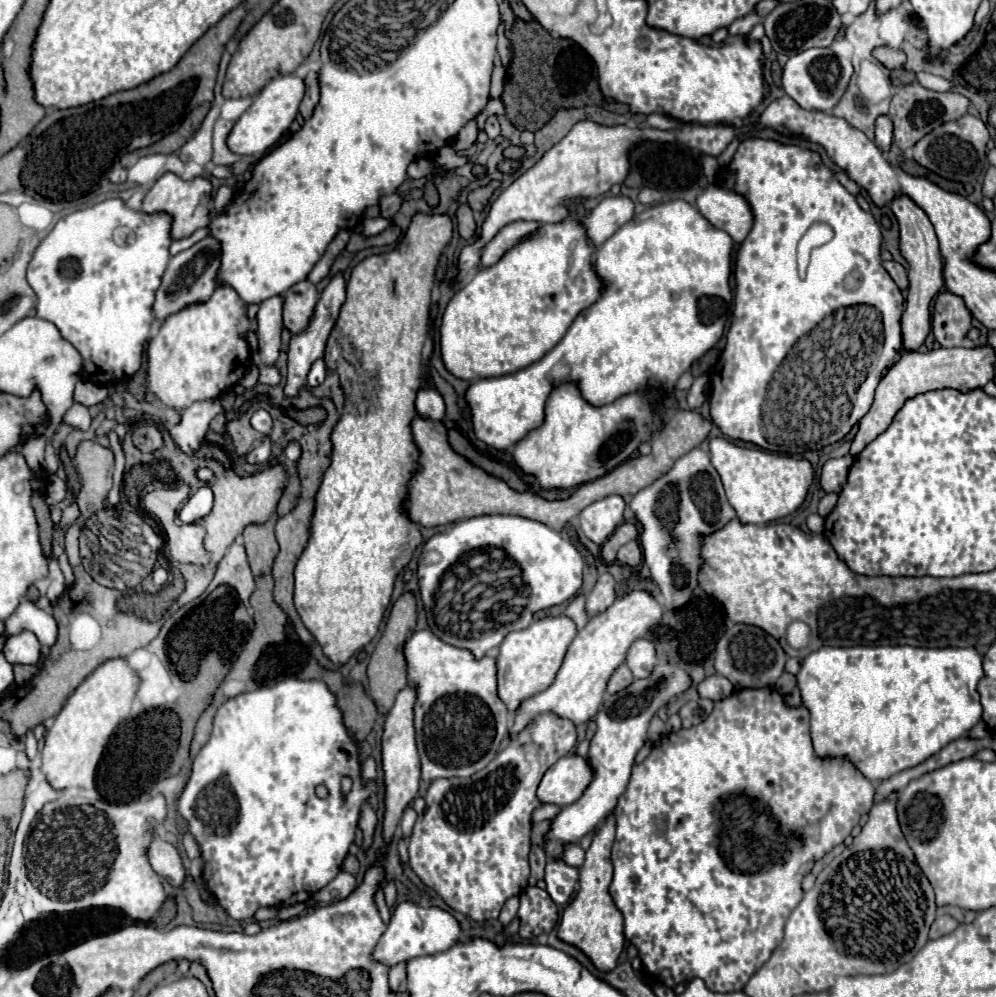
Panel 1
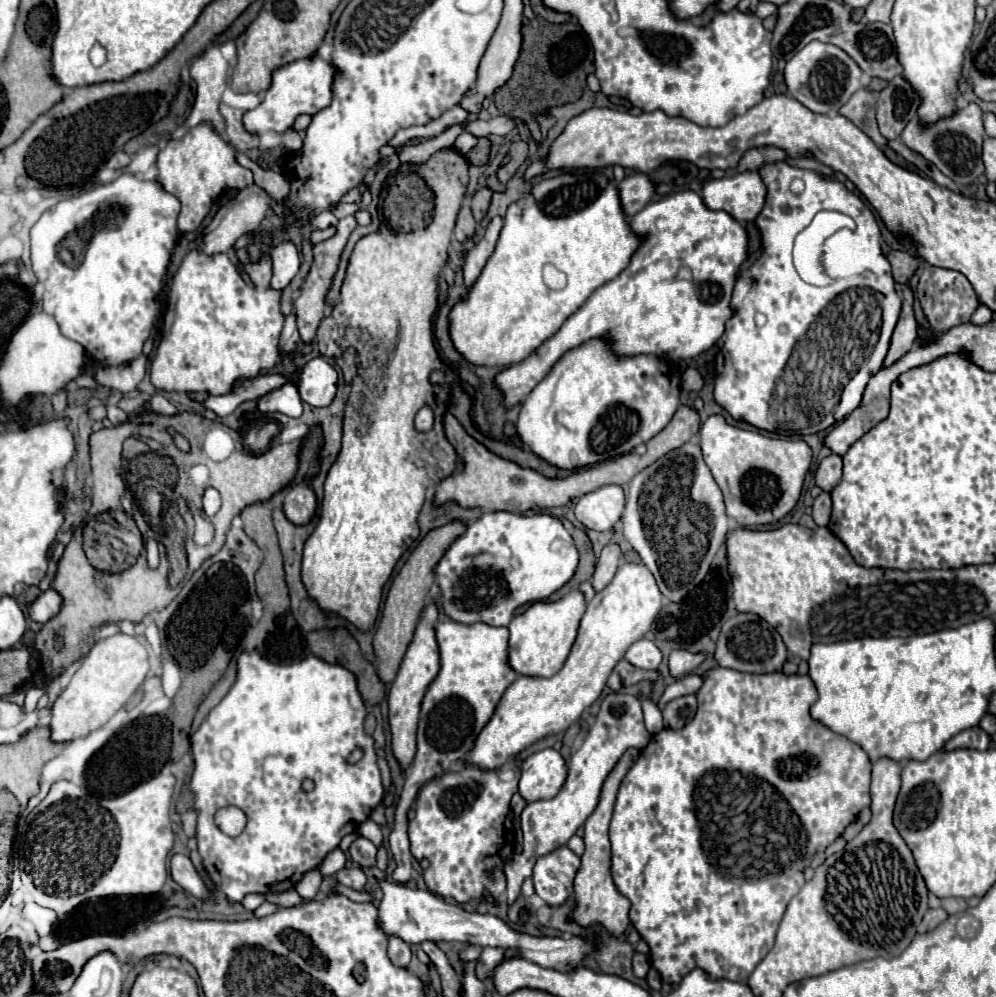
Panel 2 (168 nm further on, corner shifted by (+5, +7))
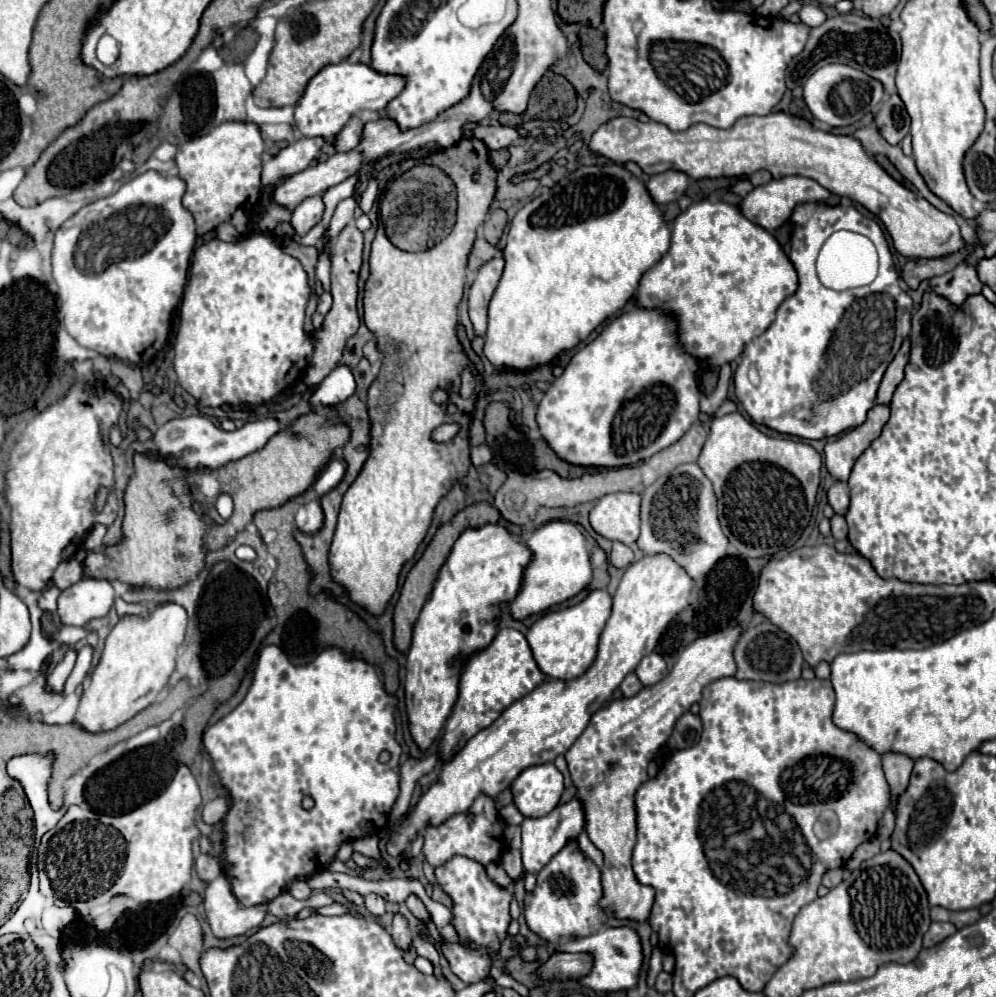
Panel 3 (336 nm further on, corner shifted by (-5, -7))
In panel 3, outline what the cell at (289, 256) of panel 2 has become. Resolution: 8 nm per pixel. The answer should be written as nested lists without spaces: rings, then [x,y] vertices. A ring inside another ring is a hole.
[[[315,195],[315,197],[309,197],[305,199],[303,203],[299,203],[291,215],[291,227],[297,235],[307,235],[309,229],[323,217],[323,201],[321,201],[321,195]]]

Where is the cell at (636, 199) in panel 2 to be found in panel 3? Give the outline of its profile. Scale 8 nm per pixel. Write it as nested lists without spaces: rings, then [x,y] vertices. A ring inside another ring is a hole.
[[[665,171],[659,175],[649,177],[647,181],[647,191],[653,197],[653,201],[657,205],[669,205],[673,201],[677,201],[687,187],[687,175],[685,173],[677,173],[677,171]]]

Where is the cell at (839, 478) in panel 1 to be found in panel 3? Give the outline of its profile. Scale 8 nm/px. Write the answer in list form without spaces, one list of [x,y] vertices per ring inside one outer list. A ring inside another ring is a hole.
[[[835,481],[831,485],[831,489],[827,491],[827,499],[835,513],[845,515],[847,507],[849,507],[849,485],[845,481]]]

